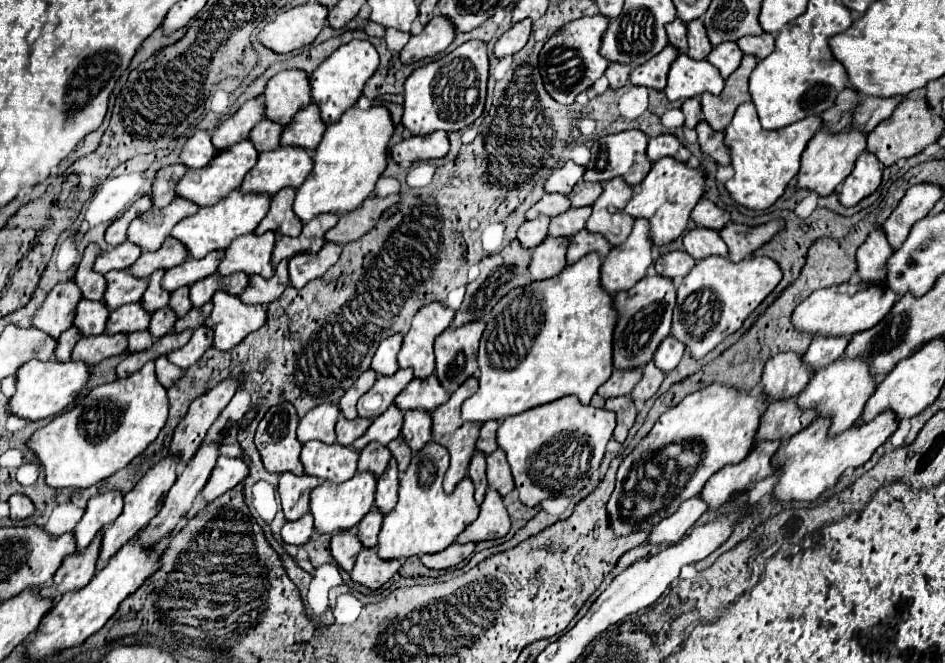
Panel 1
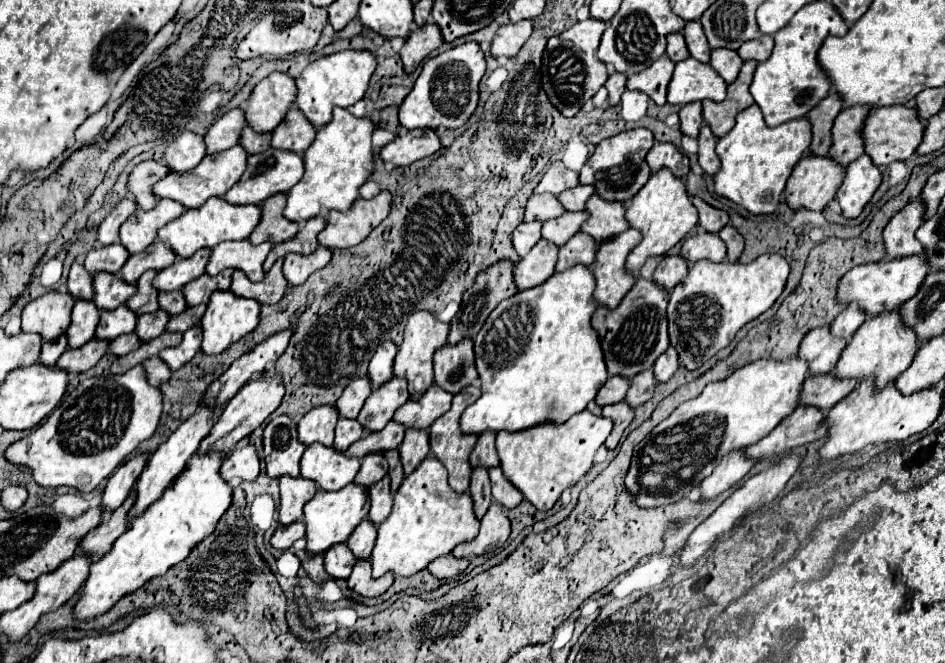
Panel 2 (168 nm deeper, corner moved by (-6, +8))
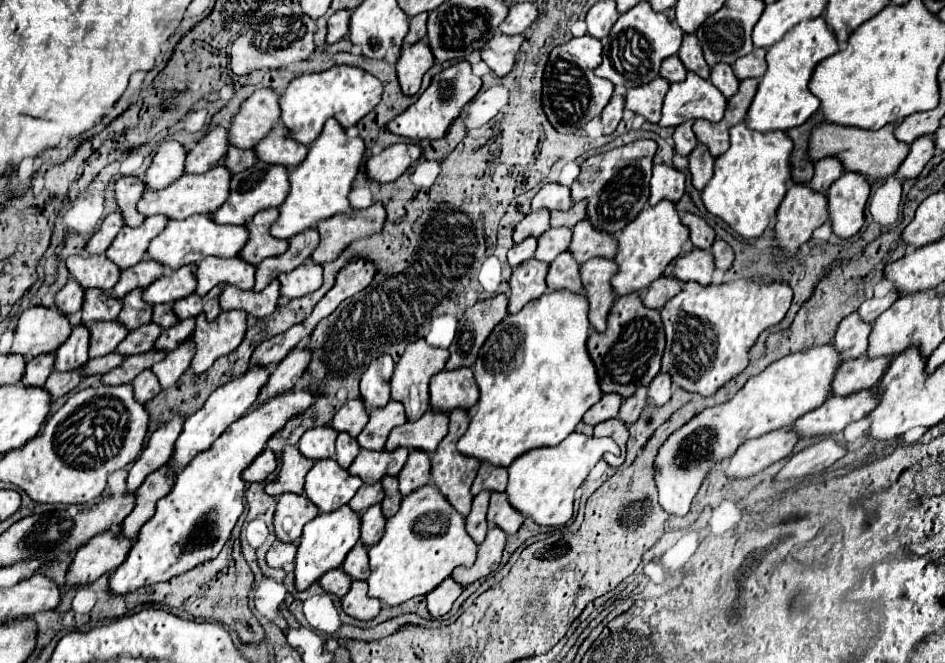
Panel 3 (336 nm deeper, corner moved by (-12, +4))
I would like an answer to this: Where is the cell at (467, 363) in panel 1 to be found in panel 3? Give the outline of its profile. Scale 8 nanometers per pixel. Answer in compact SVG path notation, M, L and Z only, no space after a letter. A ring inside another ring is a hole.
M472 368L442 370L430 380L430 402L434 410L452 412L454 408L470 410L478 402L478 386Z

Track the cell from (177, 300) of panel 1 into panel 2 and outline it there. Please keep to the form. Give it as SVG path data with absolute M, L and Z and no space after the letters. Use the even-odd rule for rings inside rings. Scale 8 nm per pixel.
M172 290L172 292L160 292L158 294L158 304L164 312L168 312L170 316L176 316L180 312L186 310L186 302L180 290Z

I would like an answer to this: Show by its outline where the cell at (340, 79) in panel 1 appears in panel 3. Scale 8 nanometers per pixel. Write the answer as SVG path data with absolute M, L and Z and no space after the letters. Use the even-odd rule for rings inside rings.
M338 64L332 66L330 70L316 72L316 74L302 74L296 76L290 86L284 90L280 98L280 108L282 108L282 122L294 138L302 144L314 142L320 132L322 124L328 118L336 118L344 128L356 124L362 116L366 116L382 96L382 84L376 76L366 74L366 70Z

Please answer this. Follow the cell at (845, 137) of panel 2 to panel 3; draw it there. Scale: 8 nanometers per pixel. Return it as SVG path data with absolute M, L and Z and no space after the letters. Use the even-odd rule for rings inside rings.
M826 156L826 160L818 160L814 178L810 180L810 186L814 190L826 192L830 188L830 184L834 180L838 180L842 174L844 174L842 172L842 164L838 164L838 160L830 160L830 156Z

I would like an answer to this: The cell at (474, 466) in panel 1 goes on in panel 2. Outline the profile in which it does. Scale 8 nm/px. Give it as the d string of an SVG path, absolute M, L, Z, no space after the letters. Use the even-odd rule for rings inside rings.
M476 468L472 472L472 480L470 480L470 496L474 502L474 514L478 520L482 520L482 516L486 514L492 496L490 496L490 480L488 480L488 470L486 468Z

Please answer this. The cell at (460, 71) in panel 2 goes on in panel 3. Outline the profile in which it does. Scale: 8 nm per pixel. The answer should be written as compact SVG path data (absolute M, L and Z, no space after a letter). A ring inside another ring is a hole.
M460 60L458 64L438 72L430 86L422 92L422 96L416 100L416 104L412 104L410 108L406 108L400 116L396 116L392 122L388 122L388 130L398 134L398 136L406 136L412 140L436 140L442 138L446 134L446 130L454 124L454 120L460 116L462 108L478 94L482 86L482 80L472 72L472 64L466 60Z

